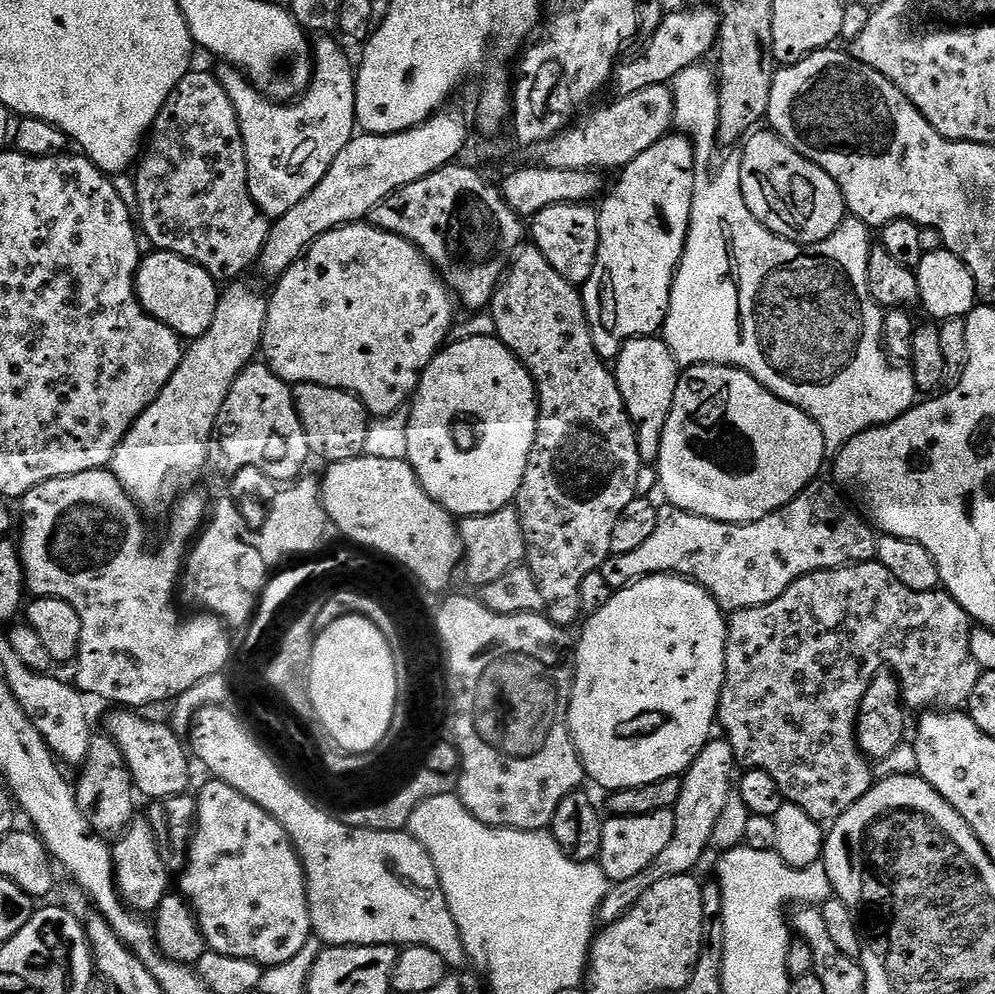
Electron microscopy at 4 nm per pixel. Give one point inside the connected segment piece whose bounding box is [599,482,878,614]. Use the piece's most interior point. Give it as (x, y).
(741, 565)

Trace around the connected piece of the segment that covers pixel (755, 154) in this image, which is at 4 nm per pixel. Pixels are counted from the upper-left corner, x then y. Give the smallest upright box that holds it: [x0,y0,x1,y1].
[738,130,846,244]

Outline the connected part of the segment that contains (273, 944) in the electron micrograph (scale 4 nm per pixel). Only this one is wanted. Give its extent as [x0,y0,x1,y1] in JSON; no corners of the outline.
[179,778,312,968]

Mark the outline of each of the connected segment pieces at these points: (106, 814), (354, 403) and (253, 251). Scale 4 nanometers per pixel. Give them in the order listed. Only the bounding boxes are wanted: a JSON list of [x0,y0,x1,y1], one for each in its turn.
[[74,734,138,842],[291,382,370,464],[134,70,270,282]]

